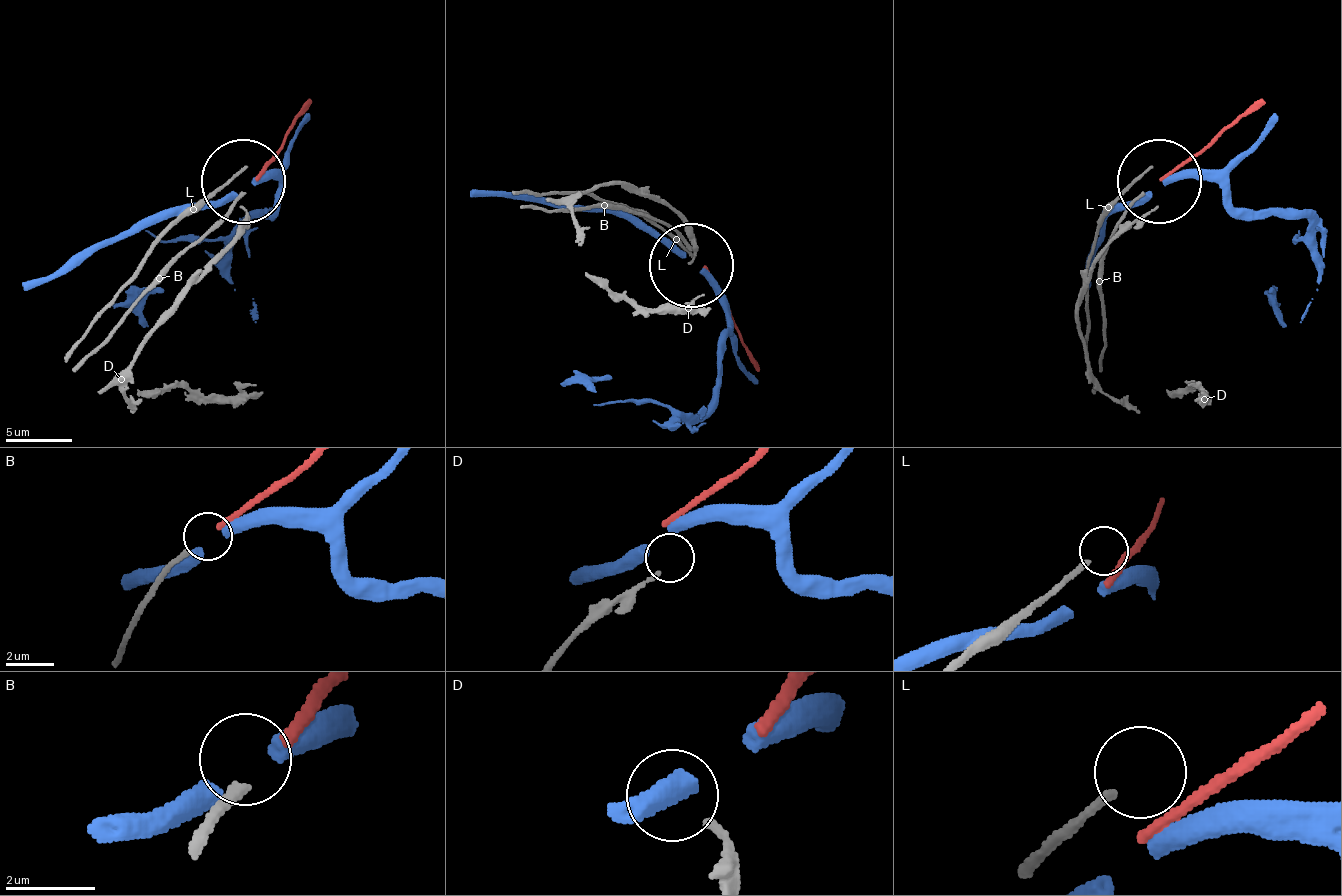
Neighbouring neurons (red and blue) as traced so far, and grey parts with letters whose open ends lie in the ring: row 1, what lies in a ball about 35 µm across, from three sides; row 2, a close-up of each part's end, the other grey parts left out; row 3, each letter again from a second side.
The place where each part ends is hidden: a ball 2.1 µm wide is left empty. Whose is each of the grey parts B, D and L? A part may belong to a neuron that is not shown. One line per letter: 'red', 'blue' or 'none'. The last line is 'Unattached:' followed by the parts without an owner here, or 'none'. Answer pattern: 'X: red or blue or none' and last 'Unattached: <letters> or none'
B: red
D: none
L: none
Unattached: D, L

